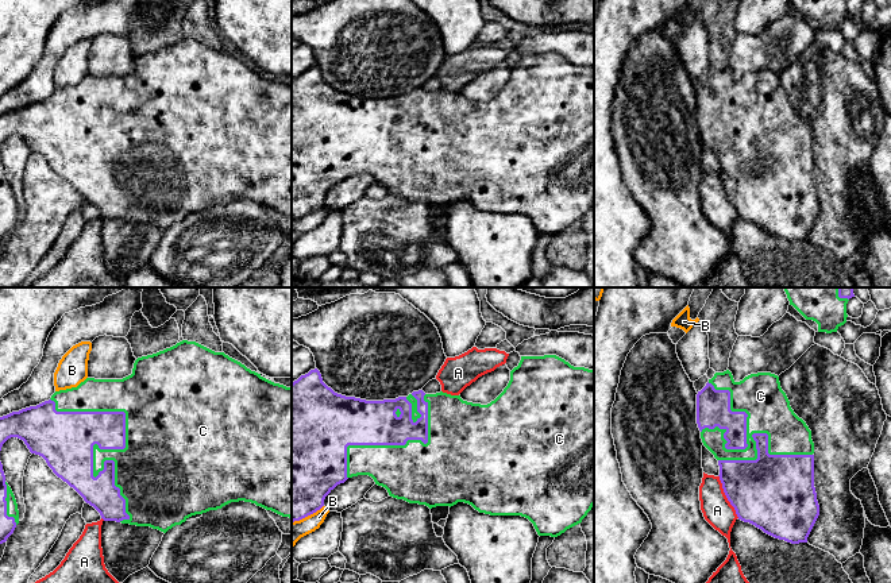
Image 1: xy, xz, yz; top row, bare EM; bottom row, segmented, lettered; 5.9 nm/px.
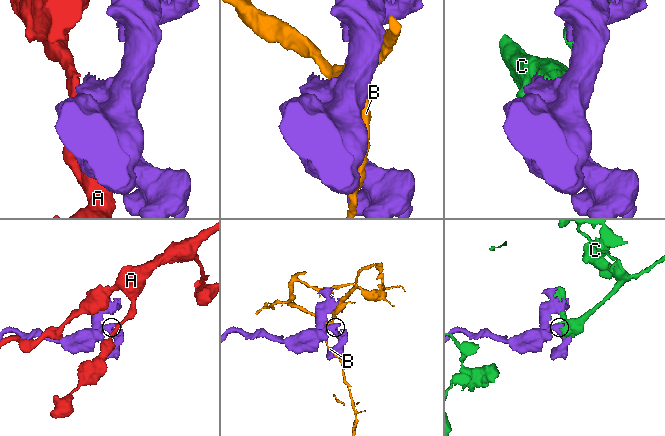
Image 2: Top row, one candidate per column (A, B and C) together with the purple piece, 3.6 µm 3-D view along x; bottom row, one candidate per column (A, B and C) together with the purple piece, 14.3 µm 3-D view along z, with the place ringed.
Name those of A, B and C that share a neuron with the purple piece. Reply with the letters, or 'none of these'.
C

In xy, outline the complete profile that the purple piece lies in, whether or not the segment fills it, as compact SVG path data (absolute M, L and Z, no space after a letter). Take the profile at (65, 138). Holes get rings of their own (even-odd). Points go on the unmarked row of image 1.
M182 38L157 51L138 55L132 72L123 77L86 76L77 85L55 89L49 99L0 115L0 148L11 135L23 138L31 151L42 154L53 170L93 204L104 219L150 224L166 231L192 213L239 198L292 216L292 85L274 81L224 50L215 50L196 39Z

